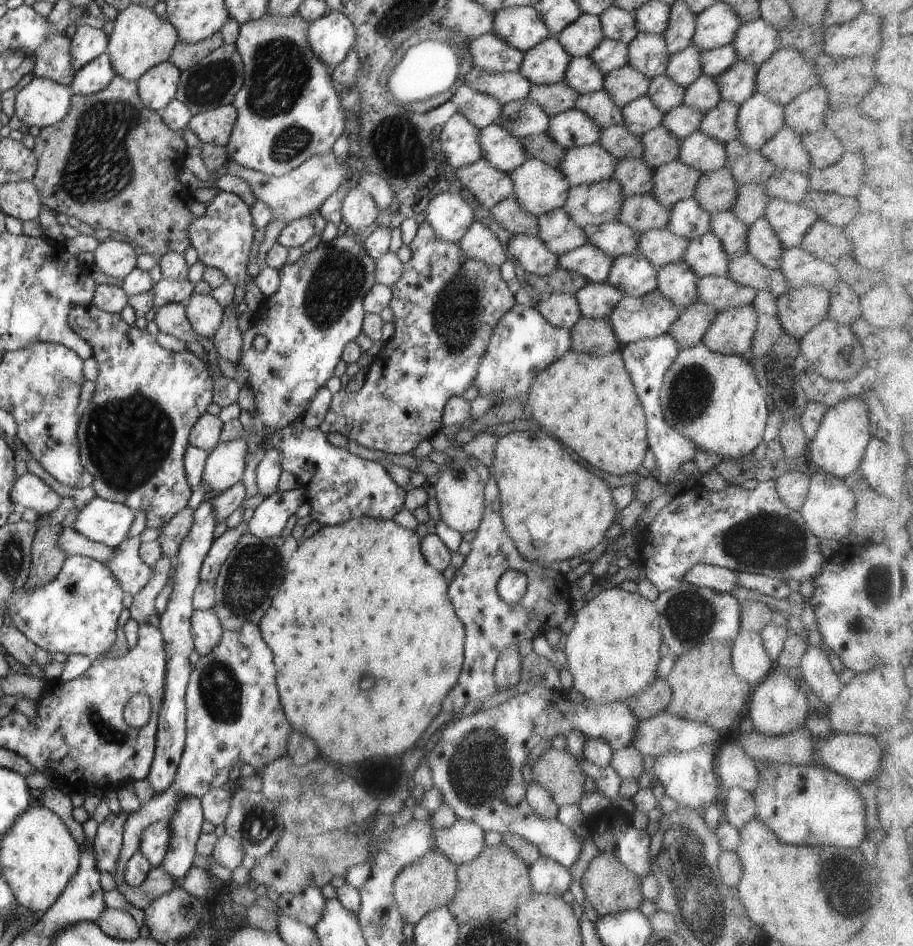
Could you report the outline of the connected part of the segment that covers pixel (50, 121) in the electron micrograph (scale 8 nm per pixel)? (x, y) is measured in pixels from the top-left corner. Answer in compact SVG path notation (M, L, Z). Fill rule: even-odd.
M34 77L16 94L15 114L26 126L41 129L62 121L70 112L73 101L70 86Z

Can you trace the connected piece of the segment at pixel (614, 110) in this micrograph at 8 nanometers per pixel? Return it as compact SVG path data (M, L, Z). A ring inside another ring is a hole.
M602 89L580 95L572 109L586 113L600 130L623 124L621 108L618 108L612 97Z

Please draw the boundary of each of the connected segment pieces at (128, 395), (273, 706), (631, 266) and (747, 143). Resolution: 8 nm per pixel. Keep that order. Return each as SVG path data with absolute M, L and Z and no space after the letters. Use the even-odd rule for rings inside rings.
M80 304L74 306L70 310L68 316L70 326L86 341L89 342L92 348L92 356L98 362L99 374L95 381L96 389L88 406L85 408L82 418L79 420L79 429L77 430L77 441L79 446L79 457L86 472L90 472L93 476L91 485L94 487L96 497L106 499L115 503L122 503L135 510L144 511L146 528L162 529L167 521L169 521L179 510L188 506L188 499L190 498L192 488L187 481L183 458L185 450L189 447L189 434L193 424L206 413L208 404L212 401L213 380L208 374L208 370L204 362L201 362L193 352L187 350L176 353L164 349L155 338L155 335L148 333L148 331L138 329L136 325L128 325L119 314L100 310L94 304Z
M244 623L239 631L223 631L220 642L208 654L199 658L191 672L185 694L187 708L185 747L174 780L164 792L154 795L152 800L141 805L136 812L128 814L119 861L112 874L119 892L125 884L125 866L132 855L139 851L140 835L147 826L158 821L170 823L178 803L184 797L203 797L209 790L228 786L228 774L234 766L248 764L254 766L259 773L269 762L287 754L287 742L293 728L282 710L275 681L276 673L273 652L264 642L256 623Z
M636 252L613 259L605 282L619 288L624 295L641 297L657 288L657 274L660 267Z
M754 93L737 111L737 139L750 152L760 151L785 125L784 107L762 93Z

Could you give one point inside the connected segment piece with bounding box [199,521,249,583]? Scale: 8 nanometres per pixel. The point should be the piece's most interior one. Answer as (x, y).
(216, 556)

